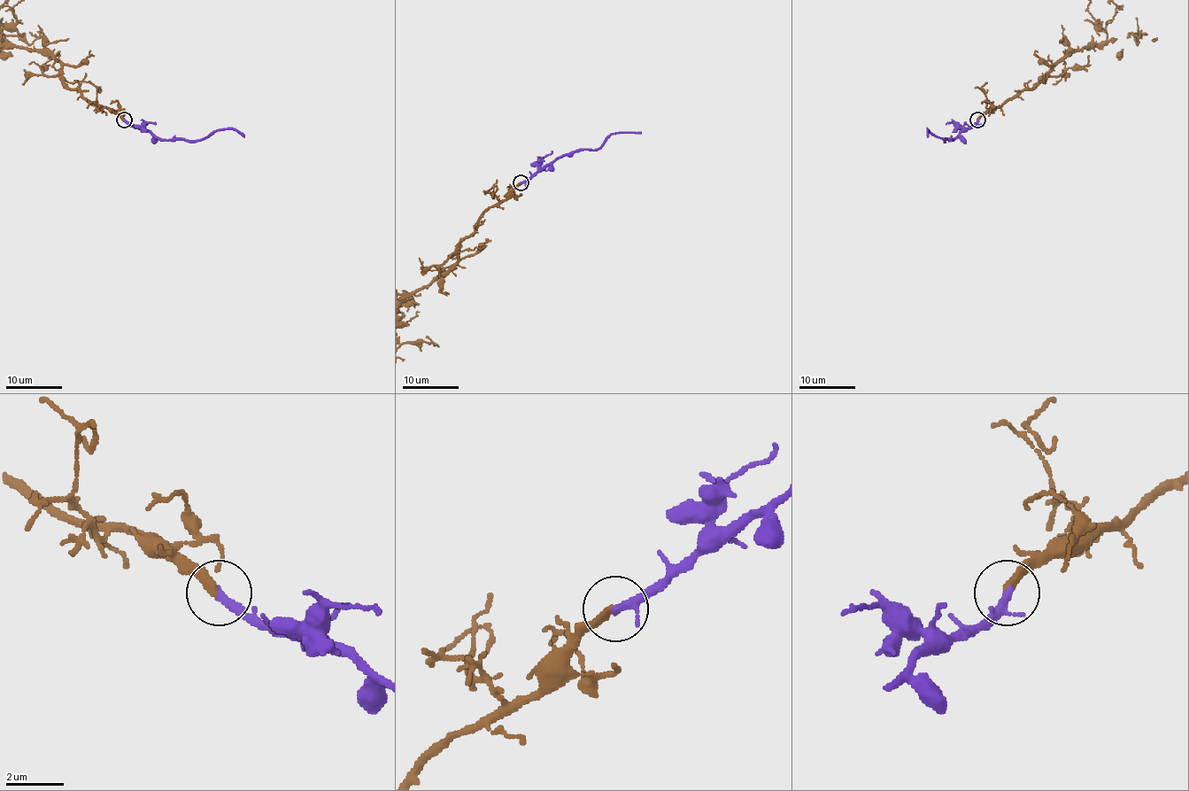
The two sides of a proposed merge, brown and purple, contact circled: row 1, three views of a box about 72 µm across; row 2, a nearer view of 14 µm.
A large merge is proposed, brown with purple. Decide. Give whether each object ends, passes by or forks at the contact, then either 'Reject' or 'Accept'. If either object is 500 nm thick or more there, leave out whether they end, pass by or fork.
At the ring brown ends. At the ring purple passes by. Accept

